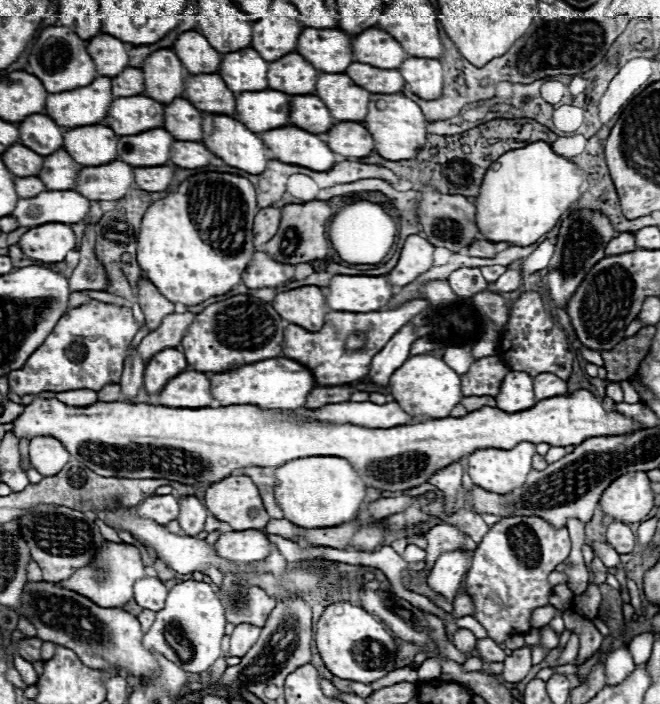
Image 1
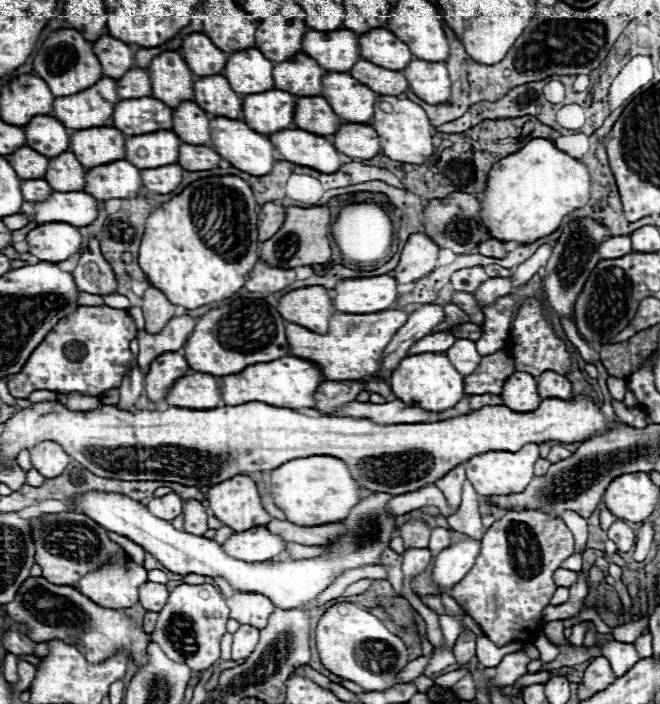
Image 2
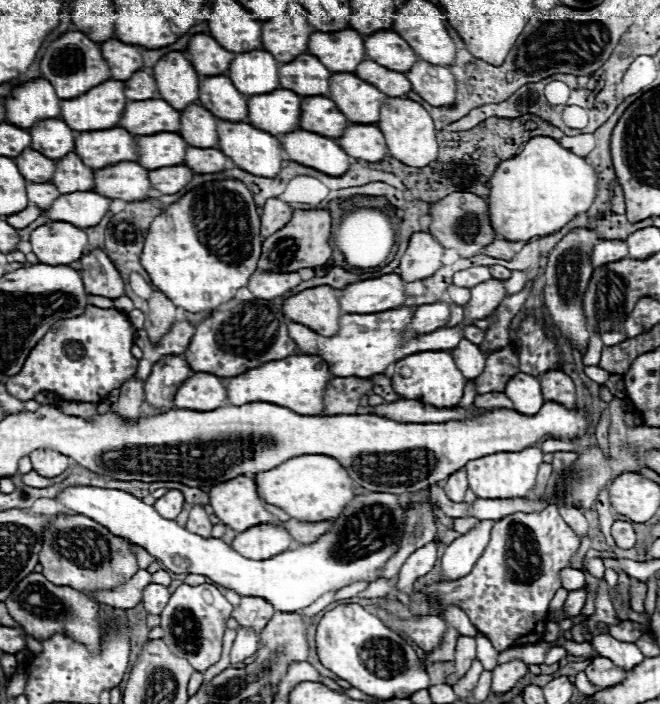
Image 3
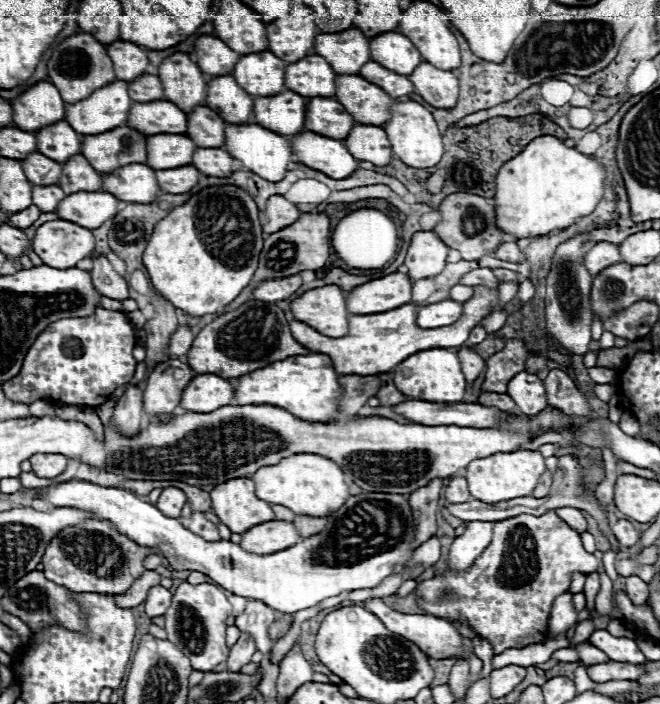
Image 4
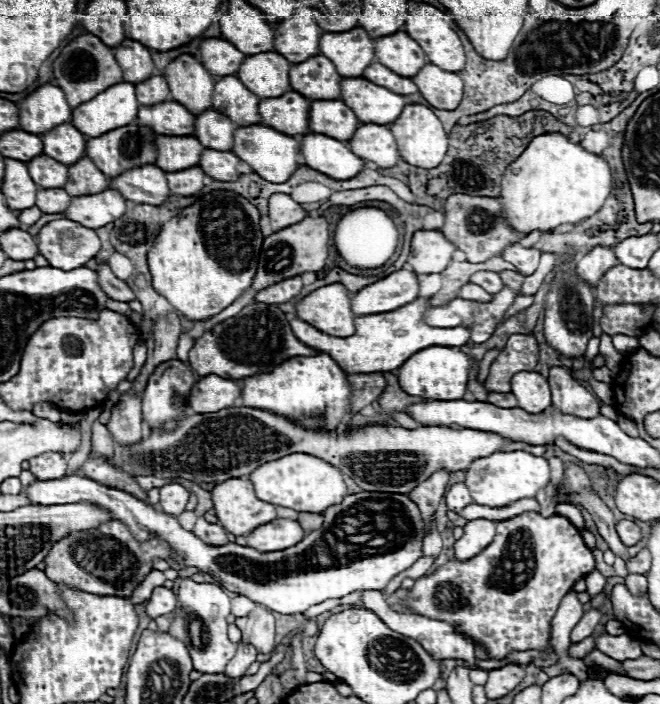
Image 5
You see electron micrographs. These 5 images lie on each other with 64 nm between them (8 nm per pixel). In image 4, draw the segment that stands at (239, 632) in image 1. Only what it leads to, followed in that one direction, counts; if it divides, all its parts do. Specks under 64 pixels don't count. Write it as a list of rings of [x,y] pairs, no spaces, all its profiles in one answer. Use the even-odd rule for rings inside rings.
[[[242,632],[240,638],[238,638],[238,642],[230,648],[230,656],[226,660],[228,670],[238,672],[244,664],[250,662],[250,658],[254,656],[254,652],[256,652],[256,644],[254,644],[252,636],[248,636],[246,632]]]

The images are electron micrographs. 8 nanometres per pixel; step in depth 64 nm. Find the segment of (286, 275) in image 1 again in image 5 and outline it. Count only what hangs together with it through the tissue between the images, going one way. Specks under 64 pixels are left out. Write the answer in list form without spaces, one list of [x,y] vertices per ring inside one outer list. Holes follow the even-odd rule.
[[[294,276],[292,280],[282,280],[280,284],[272,284],[268,288],[262,288],[260,292],[256,292],[256,302],[284,304],[284,302],[292,300],[300,290],[302,290],[302,280],[300,280],[300,276]]]

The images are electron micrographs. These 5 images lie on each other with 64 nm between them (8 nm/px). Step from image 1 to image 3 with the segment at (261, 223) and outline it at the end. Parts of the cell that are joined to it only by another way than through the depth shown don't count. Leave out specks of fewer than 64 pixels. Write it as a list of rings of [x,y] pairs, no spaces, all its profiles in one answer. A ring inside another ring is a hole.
[[[270,198],[264,208],[262,208],[262,224],[260,224],[260,234],[262,238],[272,236],[272,232],[278,232],[280,228],[284,228],[284,224],[288,224],[288,220],[292,218],[292,208],[278,200],[278,198]]]

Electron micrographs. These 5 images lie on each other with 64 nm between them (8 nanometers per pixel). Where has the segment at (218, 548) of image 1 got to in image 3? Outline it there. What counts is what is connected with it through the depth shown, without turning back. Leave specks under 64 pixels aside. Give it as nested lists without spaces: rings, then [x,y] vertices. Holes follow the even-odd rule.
[[[260,524],[256,528],[248,528],[248,532],[240,532],[230,546],[250,560],[266,560],[286,552],[292,546],[292,538],[284,528]]]

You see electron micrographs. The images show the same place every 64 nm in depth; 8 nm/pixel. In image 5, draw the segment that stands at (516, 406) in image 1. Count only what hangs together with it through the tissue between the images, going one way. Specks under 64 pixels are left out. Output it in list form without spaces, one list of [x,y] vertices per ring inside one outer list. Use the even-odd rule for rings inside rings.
[[[518,372],[510,384],[518,406],[526,412],[540,414],[552,406],[548,380],[538,372]]]

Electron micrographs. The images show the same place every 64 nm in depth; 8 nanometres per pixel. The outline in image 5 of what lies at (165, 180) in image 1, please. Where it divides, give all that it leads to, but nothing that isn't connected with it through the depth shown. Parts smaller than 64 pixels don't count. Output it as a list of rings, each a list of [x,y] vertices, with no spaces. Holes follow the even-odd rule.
[[[194,166],[194,168],[186,168],[178,172],[166,172],[164,176],[174,196],[192,196],[202,190],[206,174],[198,166]]]

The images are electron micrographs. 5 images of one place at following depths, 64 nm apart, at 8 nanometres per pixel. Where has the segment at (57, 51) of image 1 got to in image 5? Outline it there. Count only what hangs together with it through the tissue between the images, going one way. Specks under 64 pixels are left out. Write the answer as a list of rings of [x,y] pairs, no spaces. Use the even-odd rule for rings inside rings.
[[[94,34],[78,36],[70,44],[66,44],[60,50],[60,56],[52,62],[52,70],[54,70],[52,84],[62,88],[64,96],[66,96],[66,102],[72,108],[76,108],[82,102],[88,102],[90,98],[94,98],[98,92],[106,90],[108,86],[114,86],[114,84],[122,82],[122,70],[120,70],[118,64],[114,66],[112,48],[102,44],[102,40]]]

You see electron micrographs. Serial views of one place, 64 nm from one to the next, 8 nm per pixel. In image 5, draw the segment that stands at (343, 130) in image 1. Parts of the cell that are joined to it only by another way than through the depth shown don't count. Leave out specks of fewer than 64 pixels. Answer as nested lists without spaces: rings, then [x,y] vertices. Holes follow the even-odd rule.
[[[362,124],[348,140],[348,148],[362,160],[376,162],[380,168],[392,168],[398,162],[398,150],[392,132],[380,124]]]

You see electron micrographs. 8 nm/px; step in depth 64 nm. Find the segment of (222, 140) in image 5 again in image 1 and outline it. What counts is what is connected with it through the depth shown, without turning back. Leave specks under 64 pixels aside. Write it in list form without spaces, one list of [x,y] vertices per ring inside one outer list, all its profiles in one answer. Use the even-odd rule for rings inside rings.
[[[176,98],[170,104],[164,104],[164,130],[170,132],[176,140],[200,142],[202,140],[202,112],[196,110],[188,100]]]

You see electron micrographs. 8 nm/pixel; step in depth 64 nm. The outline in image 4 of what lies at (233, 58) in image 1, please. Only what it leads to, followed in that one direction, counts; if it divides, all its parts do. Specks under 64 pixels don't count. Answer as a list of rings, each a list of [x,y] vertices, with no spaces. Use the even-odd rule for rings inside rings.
[[[266,50],[240,56],[232,76],[252,96],[274,96],[286,90],[284,68],[286,62]]]

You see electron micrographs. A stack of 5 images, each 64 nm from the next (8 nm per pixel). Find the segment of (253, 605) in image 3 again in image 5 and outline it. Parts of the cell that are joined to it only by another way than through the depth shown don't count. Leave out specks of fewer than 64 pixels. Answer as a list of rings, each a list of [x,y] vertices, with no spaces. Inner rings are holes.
[[[256,606],[248,616],[236,618],[236,626],[242,630],[242,640],[252,644],[260,654],[274,650],[274,616],[268,608]]]

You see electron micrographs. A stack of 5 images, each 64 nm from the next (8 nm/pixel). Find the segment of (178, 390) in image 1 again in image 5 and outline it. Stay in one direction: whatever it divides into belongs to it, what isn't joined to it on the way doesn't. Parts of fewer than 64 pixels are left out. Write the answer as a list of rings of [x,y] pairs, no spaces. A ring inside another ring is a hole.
[[[216,374],[202,376],[188,394],[188,408],[192,408],[196,414],[232,408],[234,402],[240,398],[240,392],[242,388],[234,380],[220,378]]]

